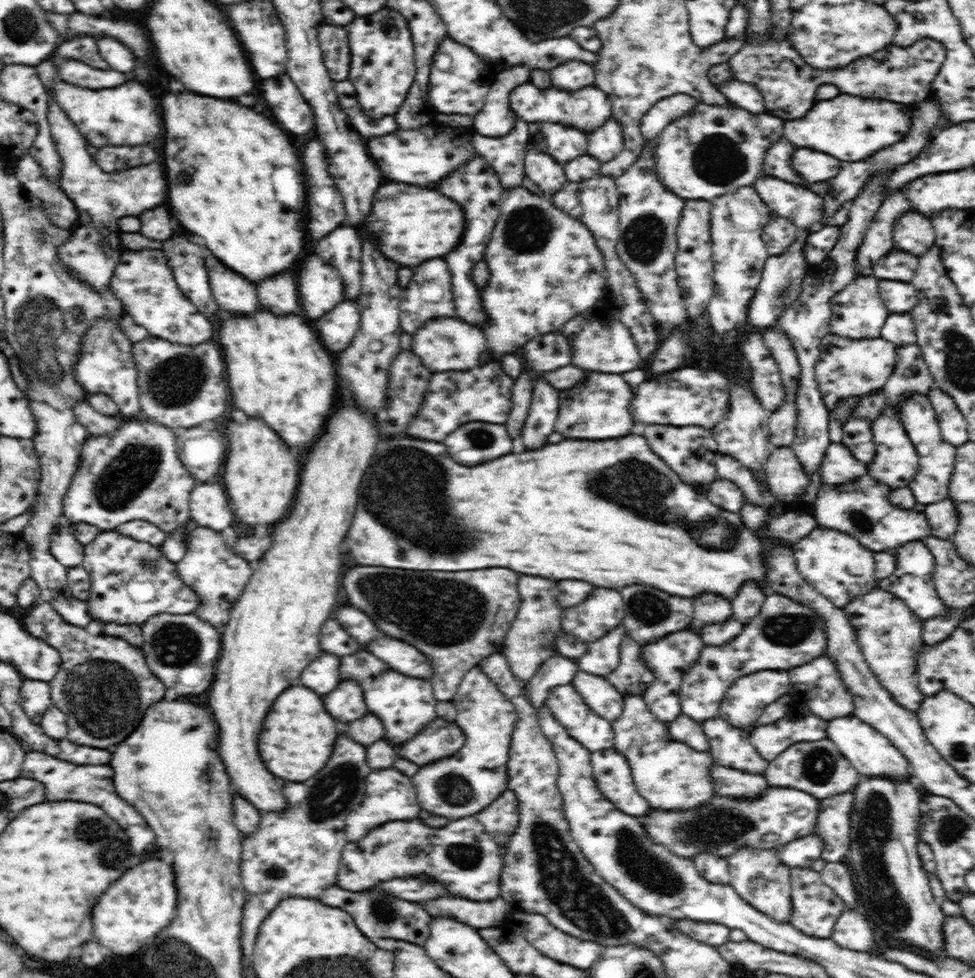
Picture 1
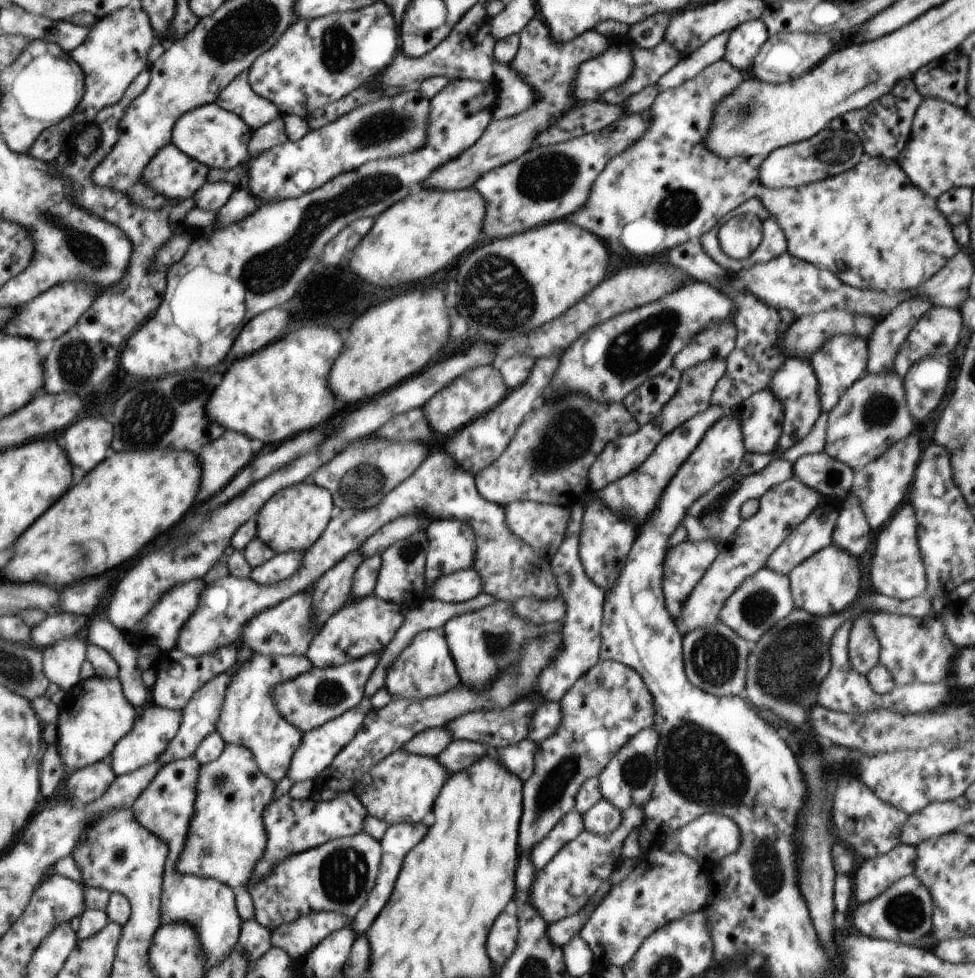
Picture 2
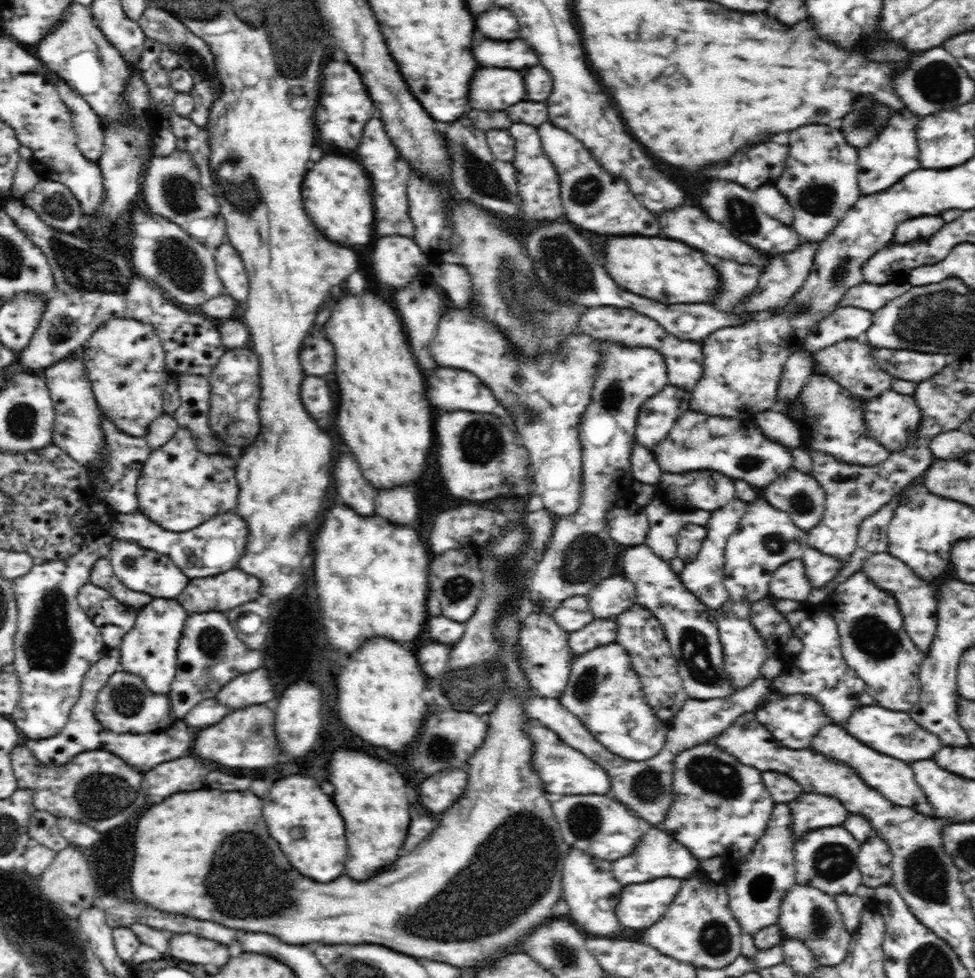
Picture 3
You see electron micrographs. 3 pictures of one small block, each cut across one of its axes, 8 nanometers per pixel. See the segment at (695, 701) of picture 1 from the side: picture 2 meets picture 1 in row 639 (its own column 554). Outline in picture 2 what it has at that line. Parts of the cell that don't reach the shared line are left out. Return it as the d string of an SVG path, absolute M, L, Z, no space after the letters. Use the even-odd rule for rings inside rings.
M599 660L585 676L581 676L560 700L562 722L560 728L538 746L534 774L524 784L524 812L520 822L518 852L531 850L570 812L575 808L575 799L581 786L589 778L598 777L613 756L638 732L654 725L653 700L651 694L637 670L624 666L621 662Z

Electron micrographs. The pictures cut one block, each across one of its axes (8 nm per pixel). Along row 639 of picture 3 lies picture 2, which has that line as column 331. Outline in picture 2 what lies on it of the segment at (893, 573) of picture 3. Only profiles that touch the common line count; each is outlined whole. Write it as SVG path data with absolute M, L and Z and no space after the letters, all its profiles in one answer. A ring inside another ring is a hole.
M310 912L288 924L283 924L271 933L274 947L282 948L292 959L308 956L332 932L350 925L340 912Z

